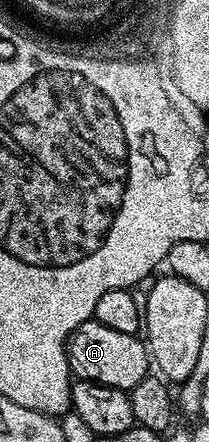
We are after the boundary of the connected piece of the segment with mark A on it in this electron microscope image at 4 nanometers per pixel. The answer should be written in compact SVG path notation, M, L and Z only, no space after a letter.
M94 317L86 320L68 338L68 368L76 379L89 379L114 389L130 392L150 374L150 356L139 334L117 333Z

